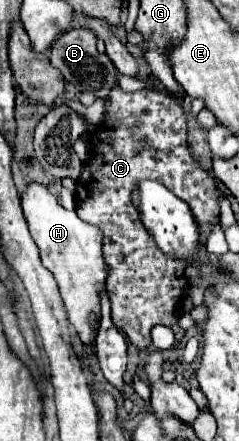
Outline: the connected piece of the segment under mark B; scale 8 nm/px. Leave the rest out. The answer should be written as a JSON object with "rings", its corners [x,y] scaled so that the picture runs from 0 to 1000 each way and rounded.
{"rings":[[[285,66],[285,70],[268,70],[218,98],[201,129],[209,129],[218,152],[234,152],[259,166],[268,184],[310,193],[326,206],[368,206],[368,211],[393,211],[418,224],[444,224],[452,211],[469,206],[477,188],[485,188],[485,170],[494,170],[485,152],[469,147],[452,125],[418,125],[402,116],[402,84],[368,66]]]}

